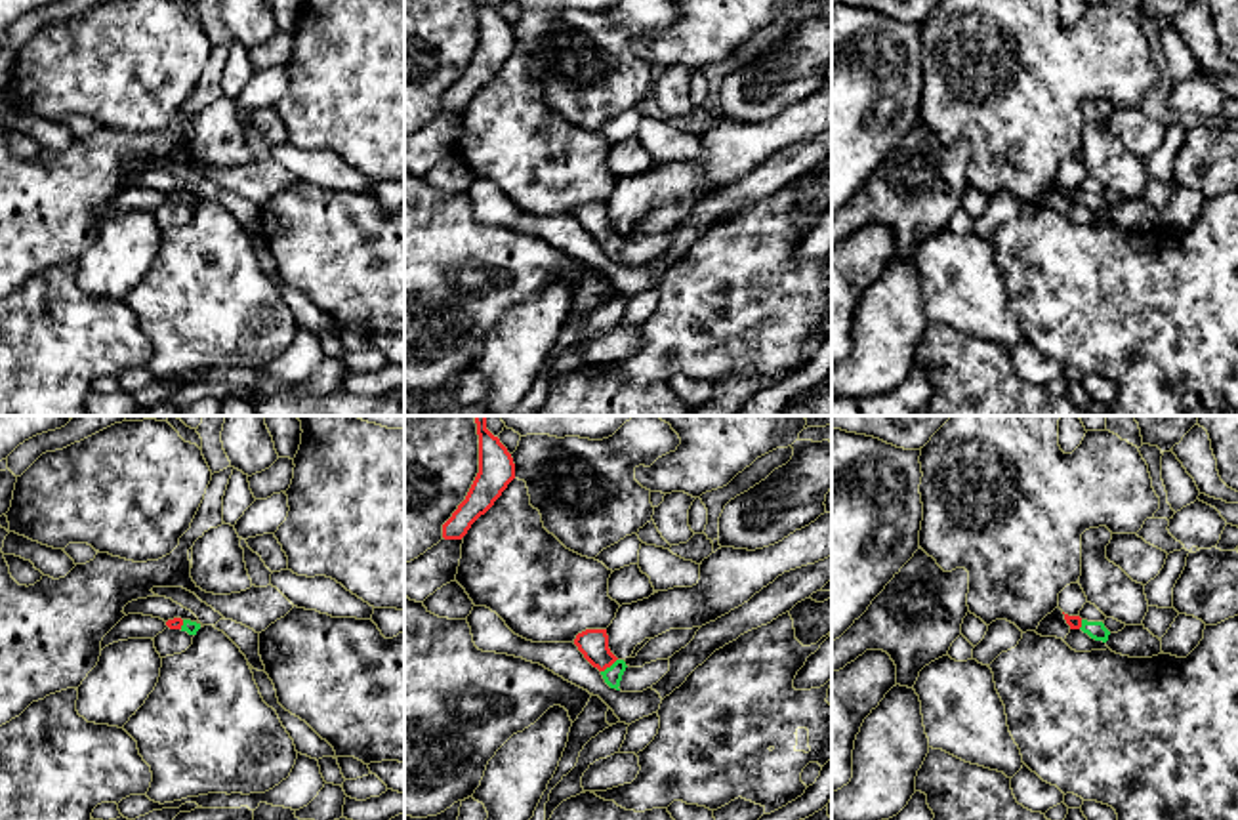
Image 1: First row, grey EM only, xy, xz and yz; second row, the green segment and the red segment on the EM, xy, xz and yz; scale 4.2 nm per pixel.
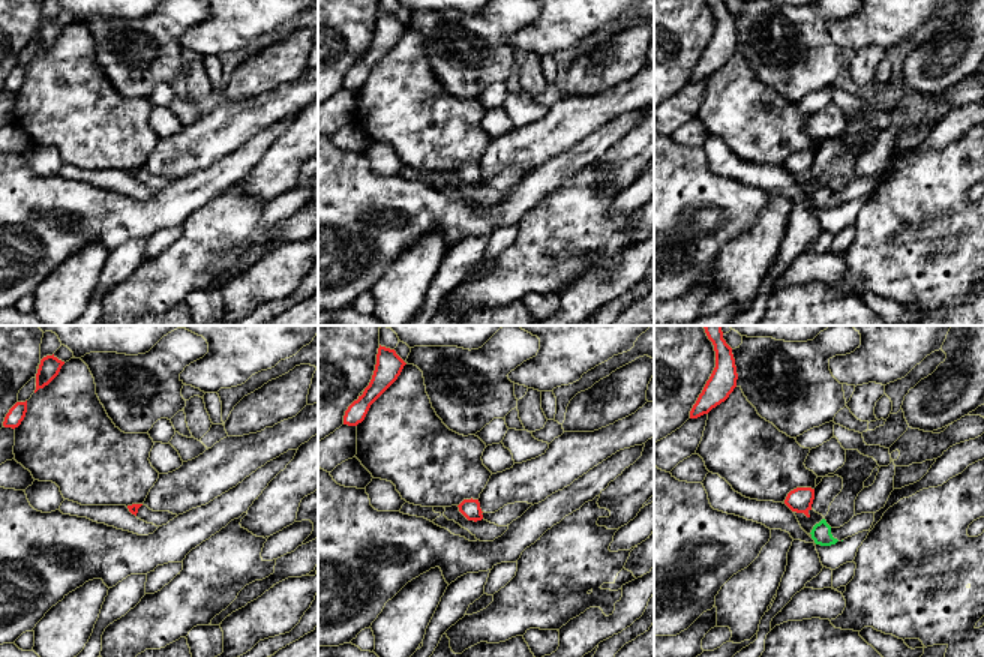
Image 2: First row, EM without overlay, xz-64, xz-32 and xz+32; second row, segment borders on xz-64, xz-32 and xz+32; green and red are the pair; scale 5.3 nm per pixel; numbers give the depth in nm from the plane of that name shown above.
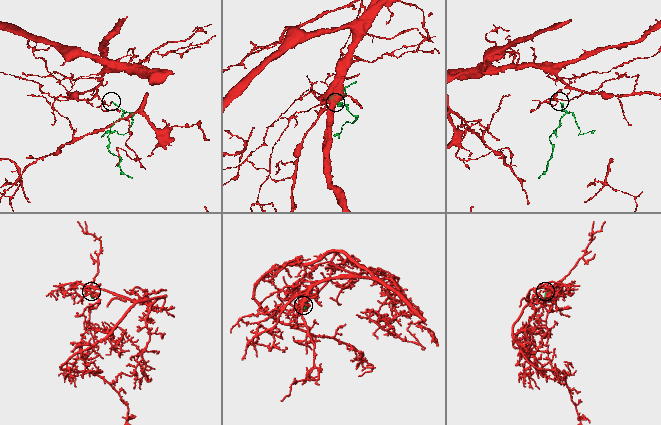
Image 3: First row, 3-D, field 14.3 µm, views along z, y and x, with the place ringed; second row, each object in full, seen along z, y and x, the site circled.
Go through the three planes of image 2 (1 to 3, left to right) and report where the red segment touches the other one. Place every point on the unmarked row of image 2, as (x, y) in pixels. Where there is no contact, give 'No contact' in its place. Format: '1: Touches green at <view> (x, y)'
1: No contact
2: No contact
3: No contact

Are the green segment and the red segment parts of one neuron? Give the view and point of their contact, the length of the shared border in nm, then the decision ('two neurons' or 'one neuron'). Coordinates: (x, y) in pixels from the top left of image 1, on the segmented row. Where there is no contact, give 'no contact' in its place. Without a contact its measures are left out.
xz (611, 666) | 90 nm | one neuron

